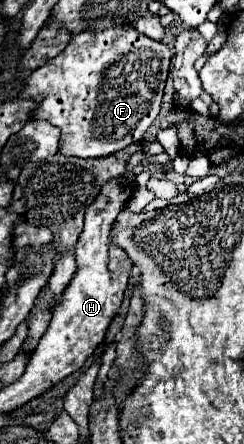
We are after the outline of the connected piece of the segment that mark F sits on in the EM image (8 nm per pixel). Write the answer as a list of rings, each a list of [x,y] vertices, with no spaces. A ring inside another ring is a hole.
[[[112,26],[104,32],[82,32],[70,40],[70,44],[48,64],[34,70],[18,98],[38,100],[40,104],[32,110],[30,120],[46,120],[62,130],[60,154],[76,158],[102,158],[120,152],[132,142],[140,142],[156,120],[160,110],[160,100],[164,94],[164,82],[170,68],[170,48],[164,42],[150,40],[134,30],[134,26]]]

